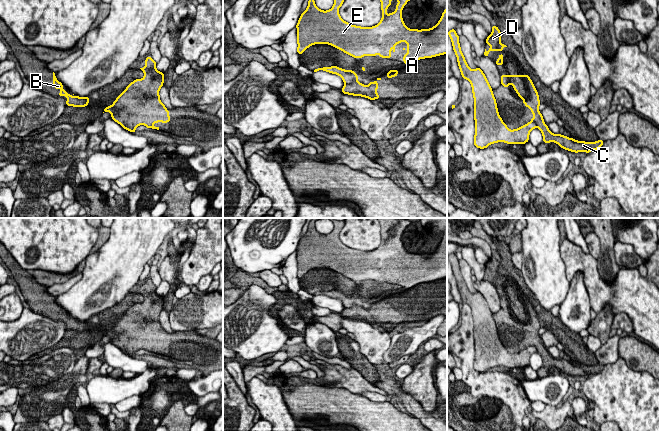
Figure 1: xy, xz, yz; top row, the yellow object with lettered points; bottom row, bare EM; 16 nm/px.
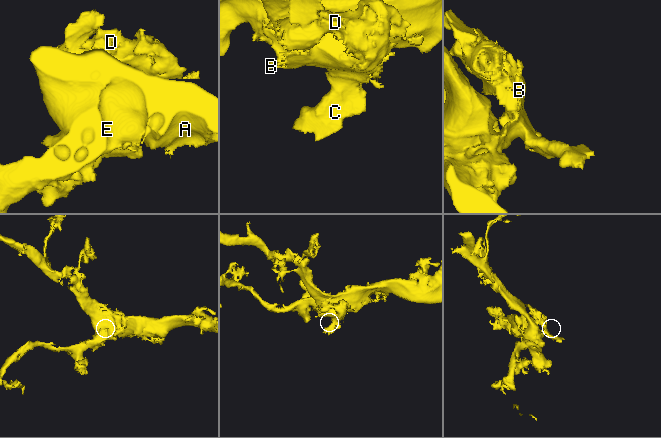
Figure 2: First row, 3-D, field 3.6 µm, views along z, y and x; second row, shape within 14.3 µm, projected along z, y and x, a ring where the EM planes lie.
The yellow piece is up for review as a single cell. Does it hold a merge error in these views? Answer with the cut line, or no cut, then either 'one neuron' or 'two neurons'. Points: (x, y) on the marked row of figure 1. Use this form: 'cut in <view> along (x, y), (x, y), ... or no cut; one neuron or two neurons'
cut in xz along (357, 80), (345, 84); two neurons

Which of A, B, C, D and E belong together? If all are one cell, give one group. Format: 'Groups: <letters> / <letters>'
Groups: A E / B C D

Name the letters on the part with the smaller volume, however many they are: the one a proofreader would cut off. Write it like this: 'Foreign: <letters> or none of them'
Foreign: B, C, D

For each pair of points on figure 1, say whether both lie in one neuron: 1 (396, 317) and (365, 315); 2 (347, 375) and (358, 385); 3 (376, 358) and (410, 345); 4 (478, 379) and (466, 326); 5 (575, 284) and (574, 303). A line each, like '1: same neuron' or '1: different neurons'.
1: same neuron
2: same neuron
3: different neurons
4: same neuron
5: same neuron

